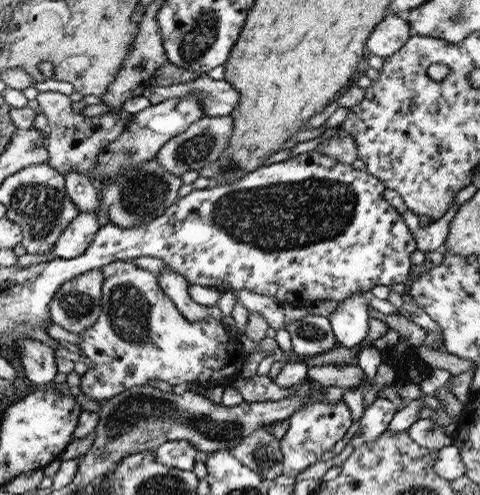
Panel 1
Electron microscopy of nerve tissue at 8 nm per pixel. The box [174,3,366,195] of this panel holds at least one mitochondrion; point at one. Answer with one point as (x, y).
(199, 37)

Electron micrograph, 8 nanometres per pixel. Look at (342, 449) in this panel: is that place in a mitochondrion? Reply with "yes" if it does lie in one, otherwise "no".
no

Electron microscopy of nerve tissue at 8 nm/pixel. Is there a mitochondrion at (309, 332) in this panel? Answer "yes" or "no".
yes

